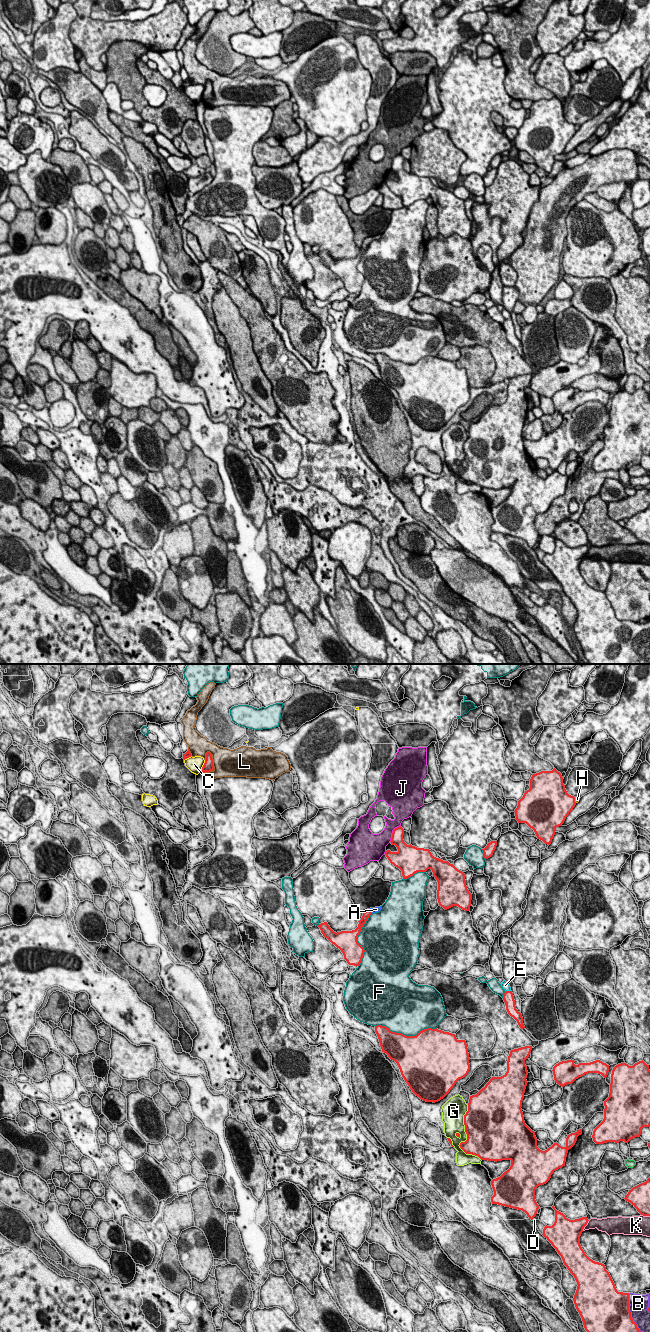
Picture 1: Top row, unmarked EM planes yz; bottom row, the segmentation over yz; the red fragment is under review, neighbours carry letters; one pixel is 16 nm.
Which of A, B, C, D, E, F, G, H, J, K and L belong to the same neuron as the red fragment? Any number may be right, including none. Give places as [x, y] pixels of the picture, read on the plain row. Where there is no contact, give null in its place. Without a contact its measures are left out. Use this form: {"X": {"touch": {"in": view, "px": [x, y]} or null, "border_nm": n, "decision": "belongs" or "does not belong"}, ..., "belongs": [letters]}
{"A": {"touch": {"in": "yz", "px": [370, 239]}, "border_nm": 80, "decision": "belongs"}, "B": {"touch": {"in": "yz", "px": [630, 642]}, "border_nm": 750, "decision": "belongs"}, "C": {"touch": {"in": "yz", "px": [203, 94]}, "border_nm": 200, "decision": "does not belong"}, "D": {"touch": {"in": "yz", "px": [532, 547]}, "border_nm": 70, "decision": "does not belong"}, "E": {"touch": {"in": "yz", "px": [508, 319]}, "border_nm": 100, "decision": "does not belong"}, "F": {"touch": {"in": "yz", "px": [405, 363]}, "border_nm": 1000, "decision": "does not belong"}, "G": {"touch": {"in": "yz", "px": [467, 466]}, "border_nm": 900, "decision": "does not belong"}, "H": {"touch": {"in": "yz", "px": [574, 128]}, "border_nm": 100, "decision": "does not belong"}, "J": {"touch": {"in": "yz", "px": [393, 160]}, "border_nm": 320, "decision": "does not belong"}, "K": {"touch": {"in": "yz", "px": [586, 552]}, "border_nm": 220, "decision": "does not belong"}, "L": {"touch": {"in": "yz", "px": [212, 93]}, "border_nm": 380, "decision": "does not belong"}, "belongs": ["A", "B"]}

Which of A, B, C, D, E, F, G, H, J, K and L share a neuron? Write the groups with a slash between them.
A B / C / D / E / F / G / H / J / K / L

